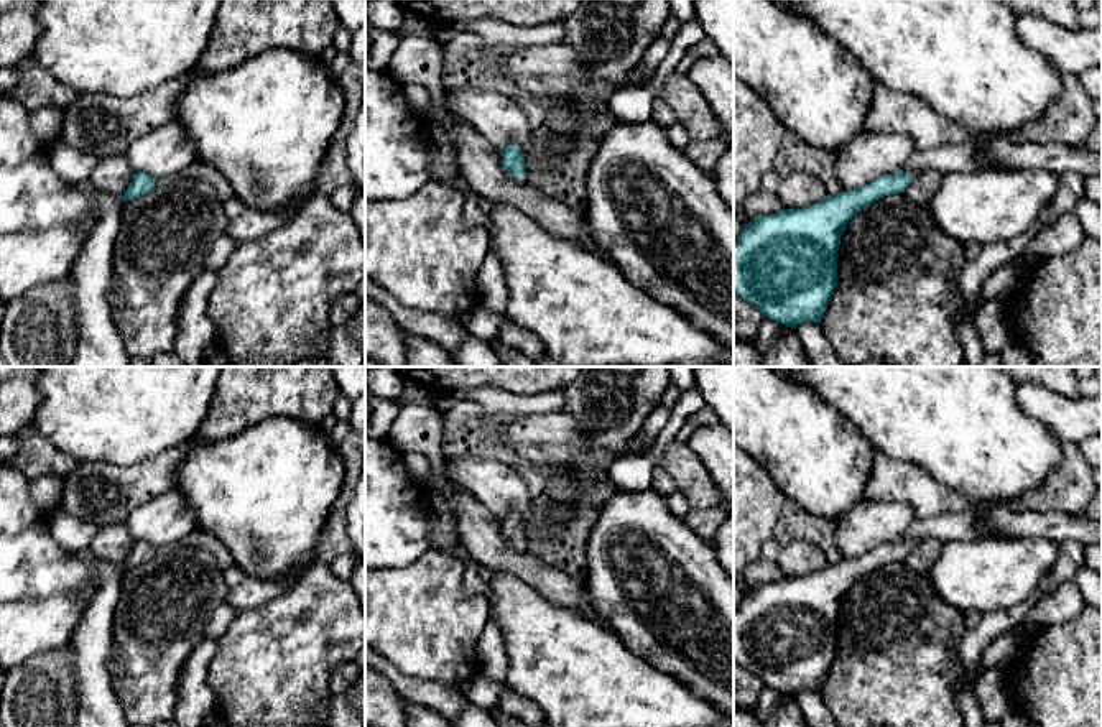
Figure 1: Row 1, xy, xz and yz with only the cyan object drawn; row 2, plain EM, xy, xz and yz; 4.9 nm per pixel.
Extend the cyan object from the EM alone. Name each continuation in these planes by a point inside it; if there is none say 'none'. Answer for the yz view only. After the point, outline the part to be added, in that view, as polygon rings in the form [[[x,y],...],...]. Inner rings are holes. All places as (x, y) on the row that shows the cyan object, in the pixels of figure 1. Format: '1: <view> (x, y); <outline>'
1: yz (1060, 158); [[[980,133],[974,141],[942,145],[914,151],[903,171],[916,178],[926,169],[942,174],[974,171],[982,160],[993,160],[1002,168],[1044,169],[1058,176],[1079,173],[1084,178],[1102,174],[1102,151],[1090,151],[1069,143],[1013,143],[1007,138]]]

